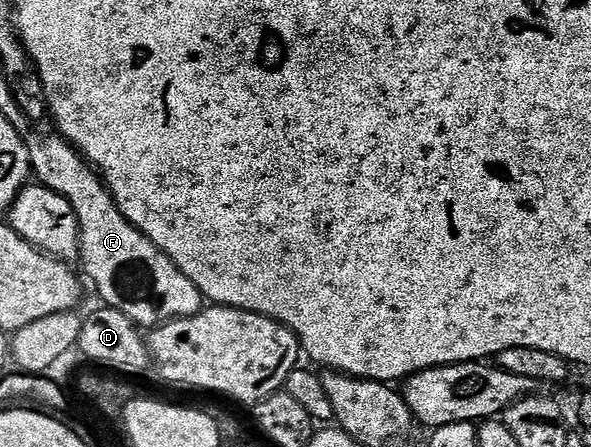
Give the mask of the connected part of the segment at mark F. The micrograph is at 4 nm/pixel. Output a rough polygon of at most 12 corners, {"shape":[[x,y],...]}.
{"shape":[[61,135],[29,142],[37,184],[78,220],[78,261],[135,326],[202,292],[118,210]]}

